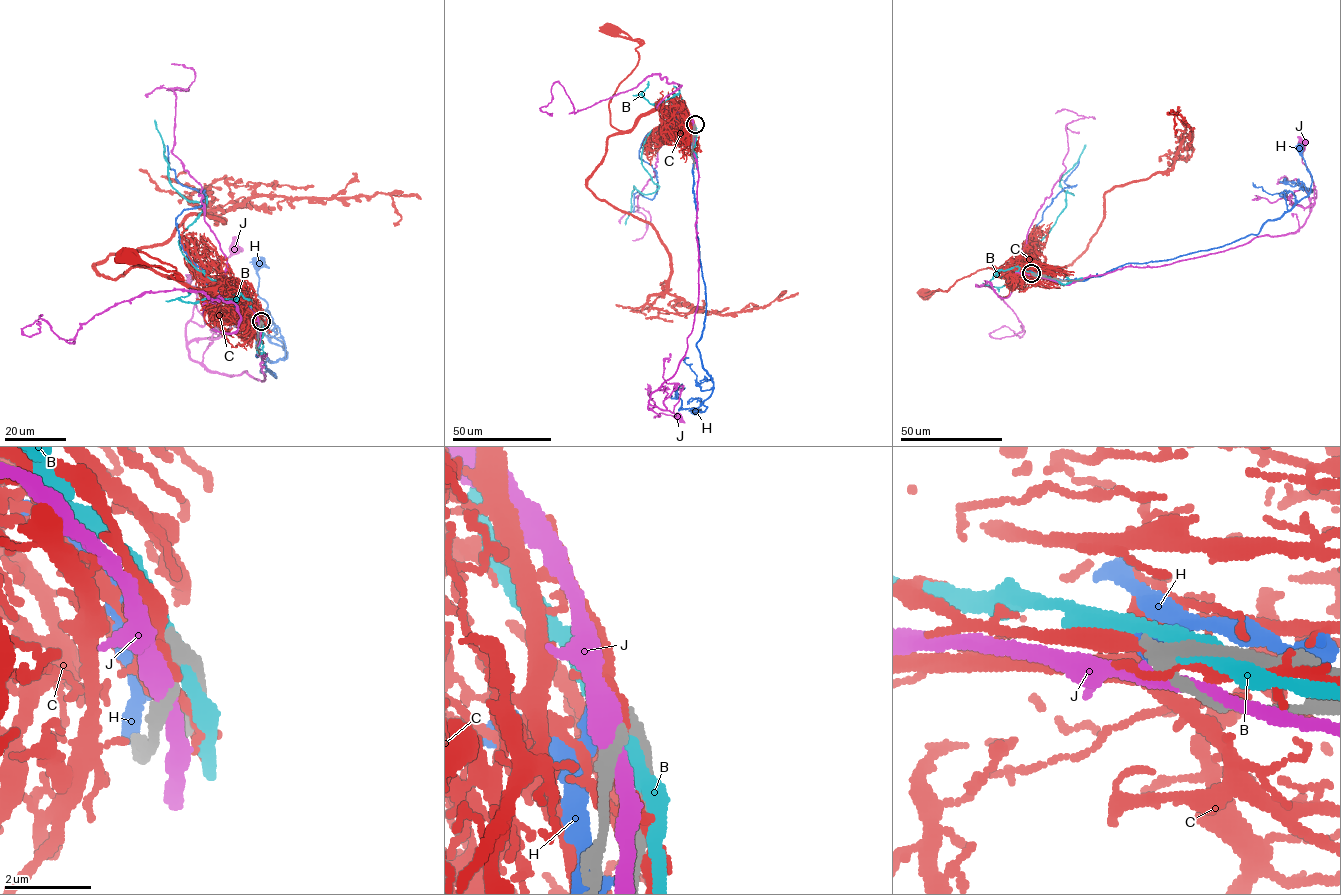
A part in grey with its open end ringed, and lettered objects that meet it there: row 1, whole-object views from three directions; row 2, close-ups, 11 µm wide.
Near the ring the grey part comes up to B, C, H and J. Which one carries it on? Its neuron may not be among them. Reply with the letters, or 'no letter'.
no letter

